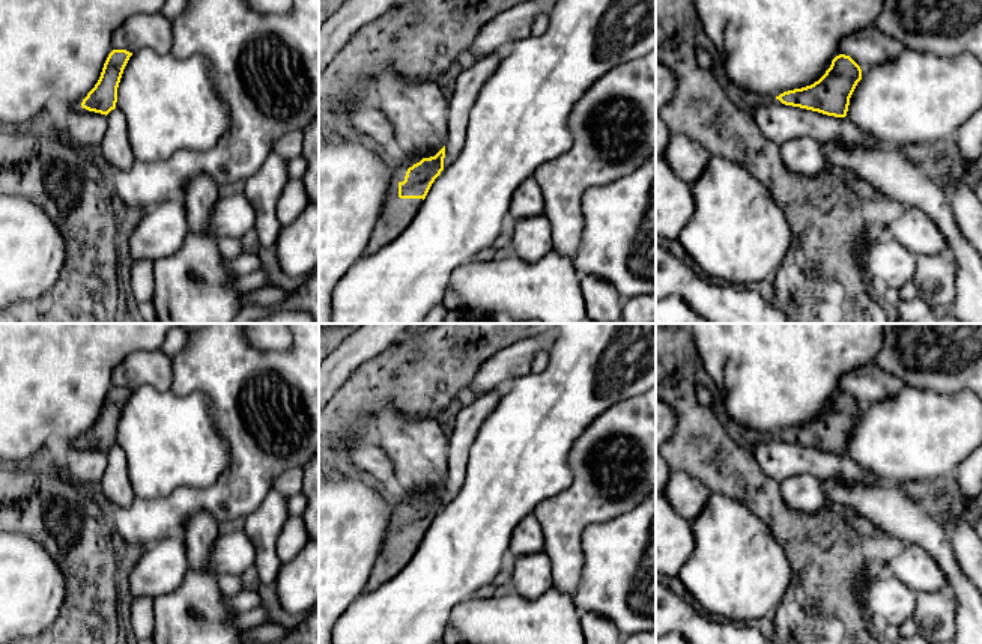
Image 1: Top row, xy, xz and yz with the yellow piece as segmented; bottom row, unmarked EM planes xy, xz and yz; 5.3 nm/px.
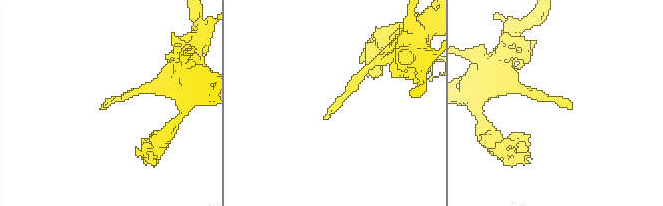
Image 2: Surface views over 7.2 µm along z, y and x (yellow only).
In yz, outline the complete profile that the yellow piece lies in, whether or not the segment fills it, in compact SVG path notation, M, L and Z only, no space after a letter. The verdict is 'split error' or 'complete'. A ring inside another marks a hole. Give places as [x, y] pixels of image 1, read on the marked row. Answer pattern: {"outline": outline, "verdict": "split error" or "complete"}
{"outline": "M839 54L818 81L802 89L783 92L776 99L785 105L845 117L850 98L860 80L860 66L850 56Z", "verdict": "complete"}

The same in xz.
{"outline": "M445 146L430 158L408 169L405 181L396 184L386 196L365 254L376 253L397 239L418 214L432 184L444 170Z", "verdict": "split error"}

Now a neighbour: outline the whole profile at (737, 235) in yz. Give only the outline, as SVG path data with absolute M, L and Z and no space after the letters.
M711 156L692 190L695 211L678 241L696 269L731 286L753 287L774 277L790 251L793 233L767 188L732 161Z

